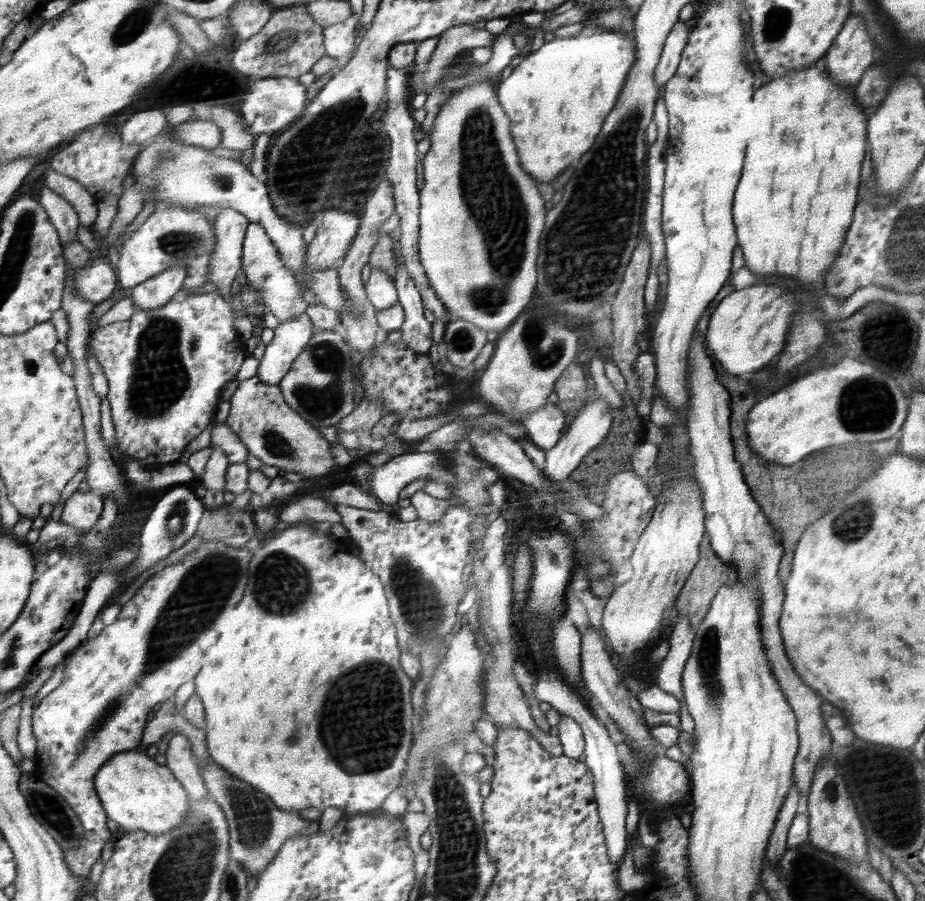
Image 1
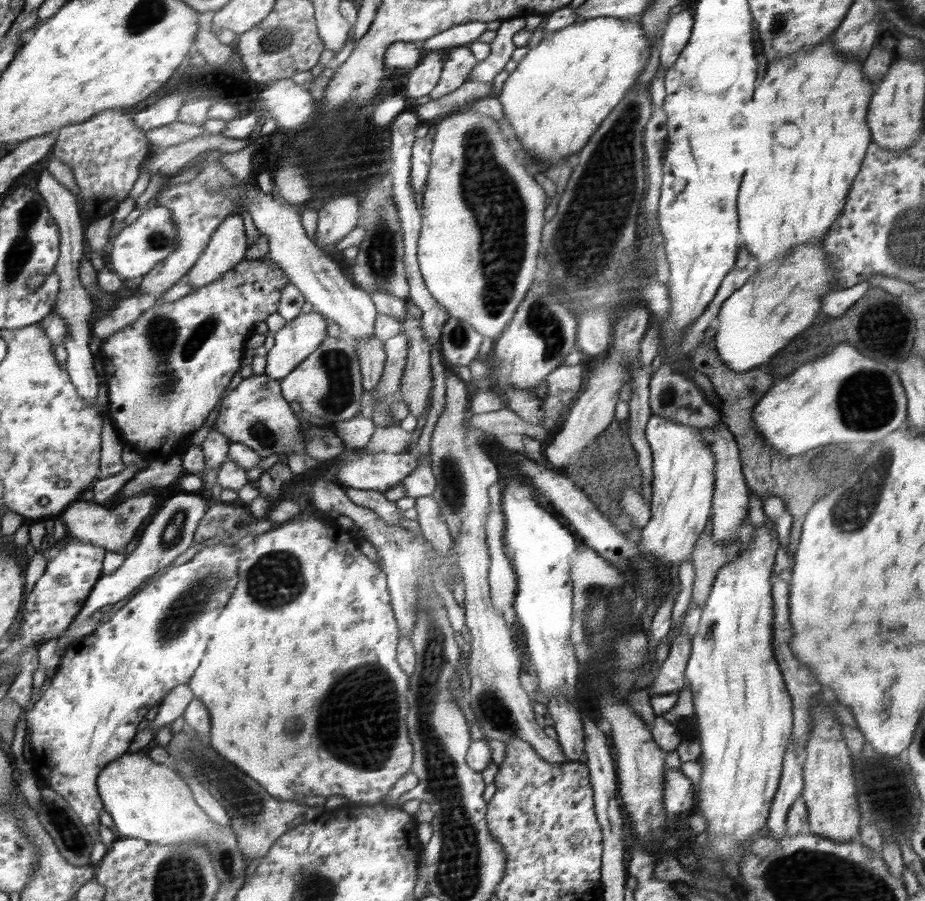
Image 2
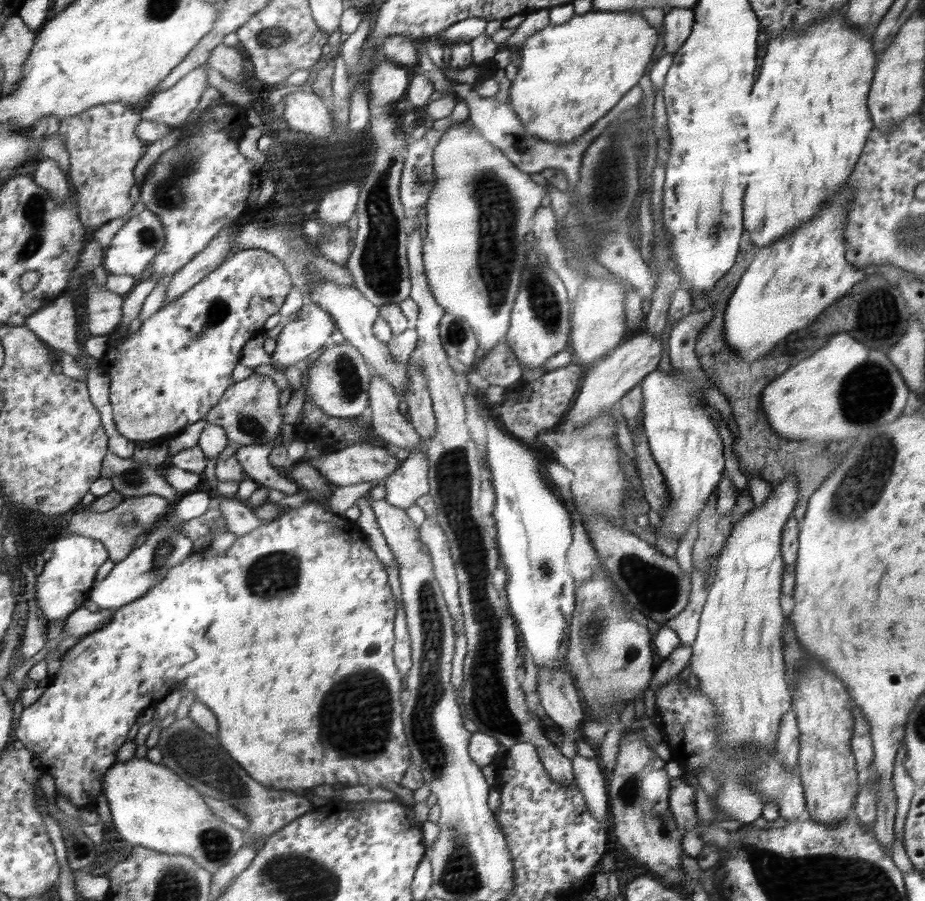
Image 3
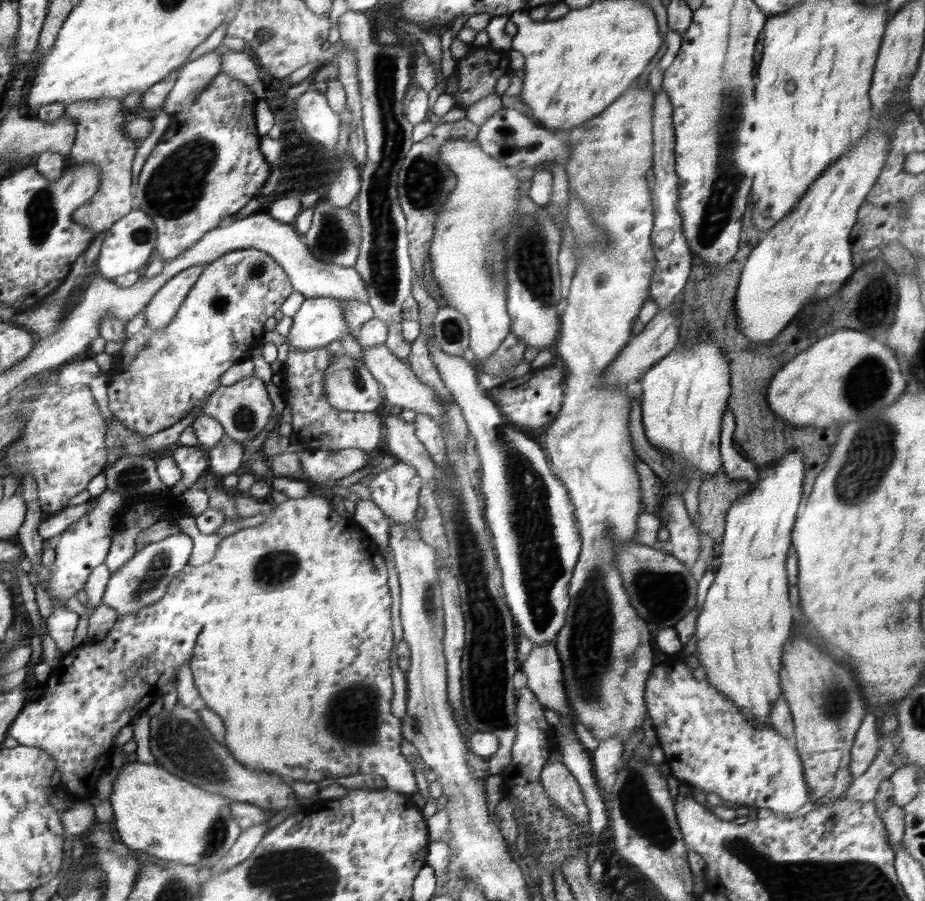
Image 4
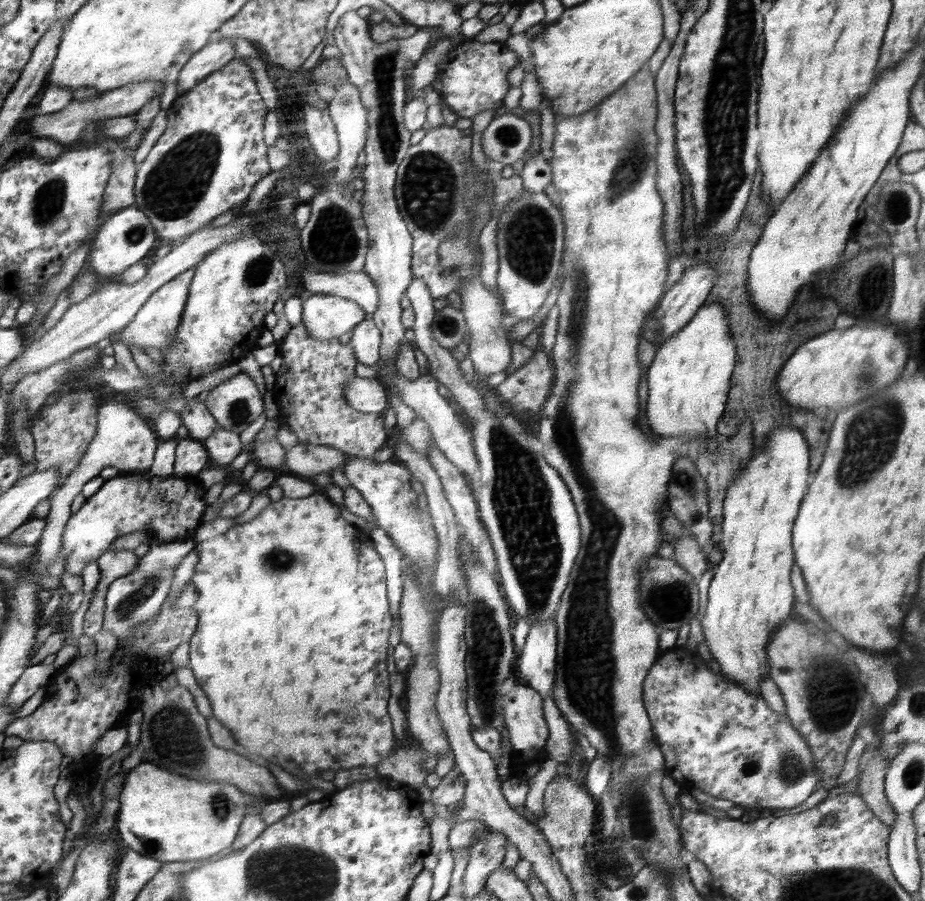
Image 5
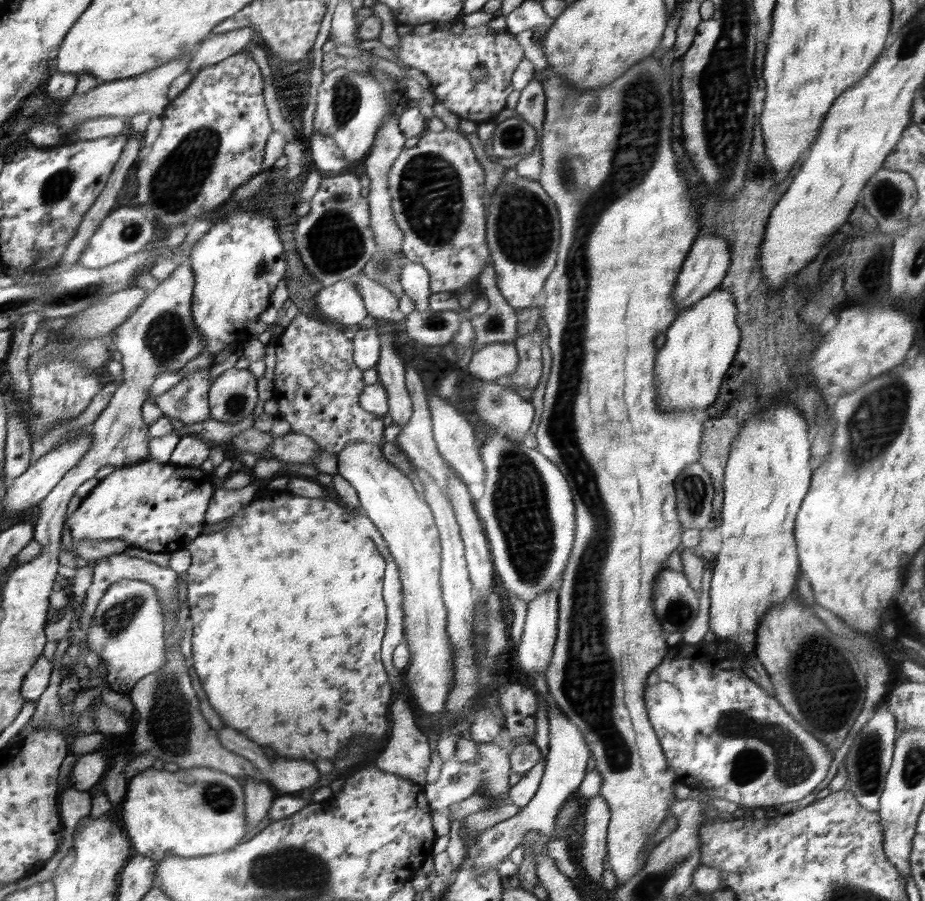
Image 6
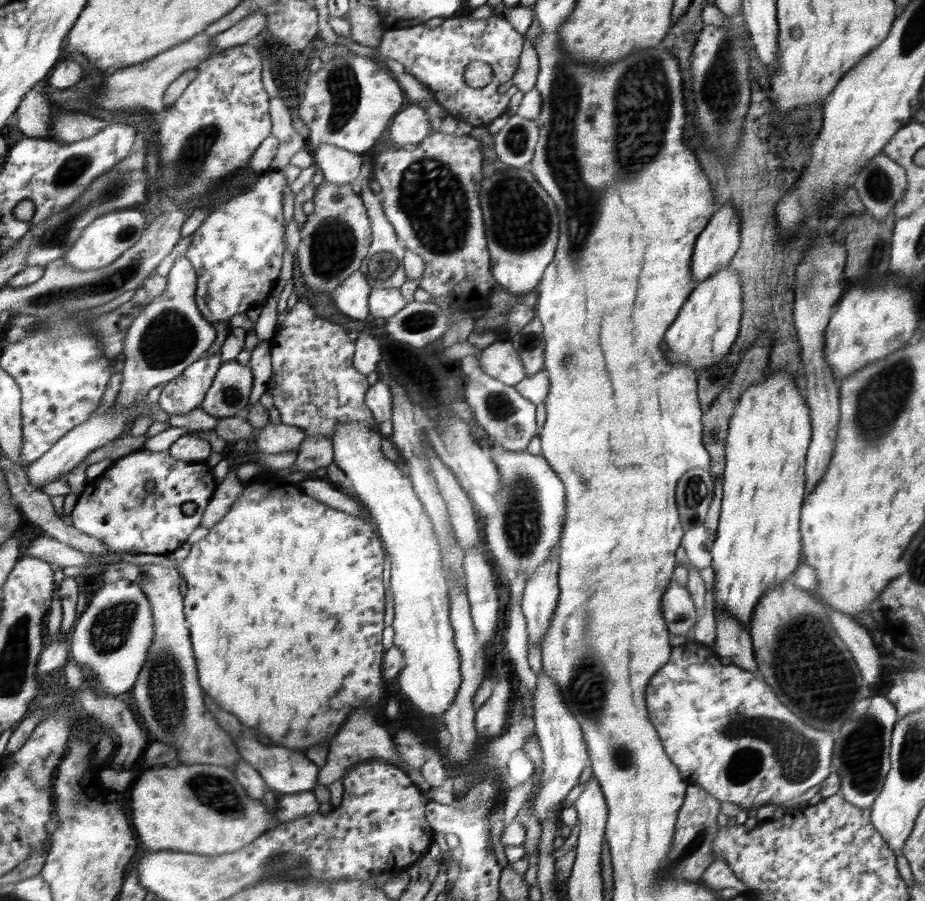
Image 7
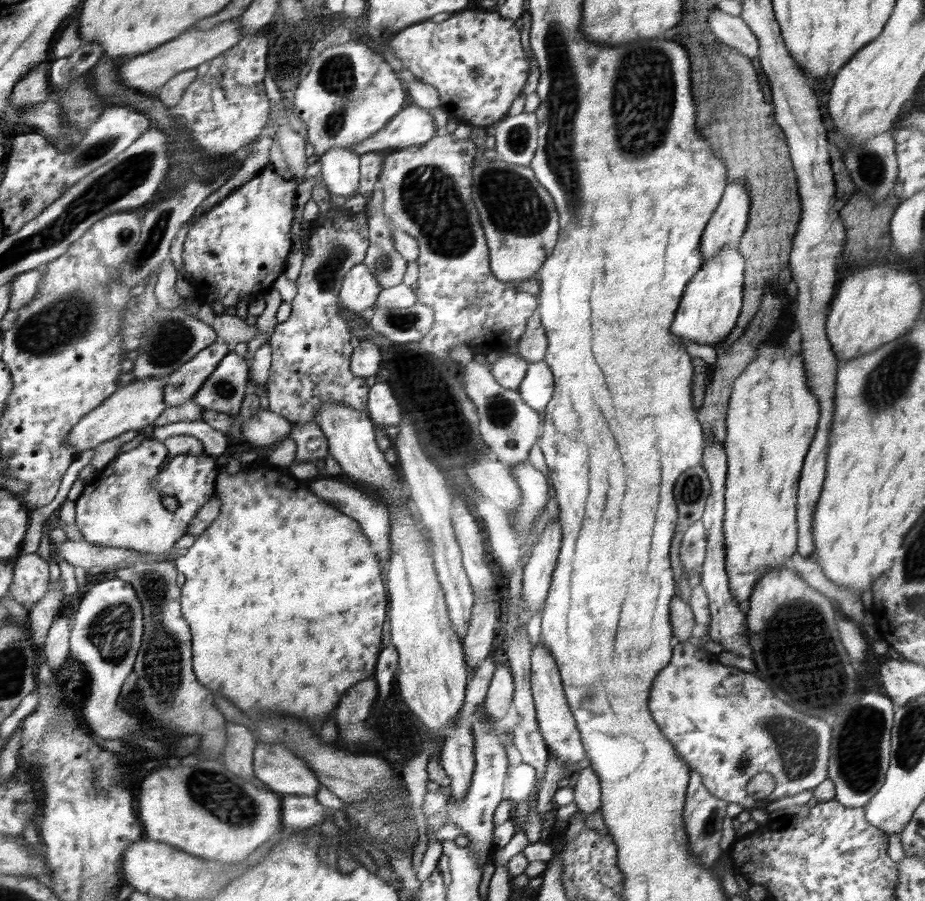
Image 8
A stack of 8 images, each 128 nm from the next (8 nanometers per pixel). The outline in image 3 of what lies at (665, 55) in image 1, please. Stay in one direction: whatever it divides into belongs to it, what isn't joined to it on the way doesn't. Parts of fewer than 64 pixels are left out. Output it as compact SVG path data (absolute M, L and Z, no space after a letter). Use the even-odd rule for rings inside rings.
M674 7L666 14L663 22L663 26L665 26L664 52L674 54L684 45L684 41L692 30L693 22L692 8Z

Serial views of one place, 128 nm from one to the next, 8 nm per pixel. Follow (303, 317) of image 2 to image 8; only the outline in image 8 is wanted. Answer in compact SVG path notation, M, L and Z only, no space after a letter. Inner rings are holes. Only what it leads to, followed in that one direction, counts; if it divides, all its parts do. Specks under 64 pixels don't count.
M362 261L346 274L341 284L341 304L352 312L367 314L368 308L375 306L382 289L374 274Z

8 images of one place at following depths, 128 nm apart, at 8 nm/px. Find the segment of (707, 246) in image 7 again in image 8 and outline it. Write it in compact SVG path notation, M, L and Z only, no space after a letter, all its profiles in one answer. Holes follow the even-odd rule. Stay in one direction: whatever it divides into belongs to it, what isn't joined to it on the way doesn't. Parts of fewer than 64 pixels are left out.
M742 181L728 183L722 195L721 206L714 211L712 219L701 238L704 259L712 259L728 243L737 244L749 225L752 197L749 185Z

